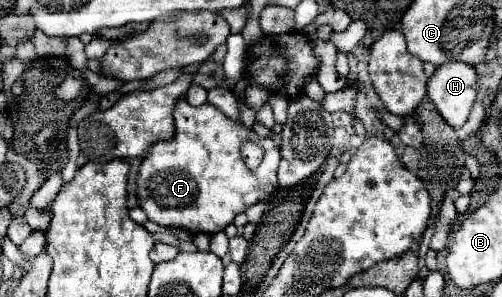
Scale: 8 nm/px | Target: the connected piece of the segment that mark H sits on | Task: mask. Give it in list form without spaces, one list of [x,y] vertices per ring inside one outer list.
[[[447,62],[437,66],[427,82],[427,94],[449,126],[461,128],[479,94],[479,80],[473,66]]]

